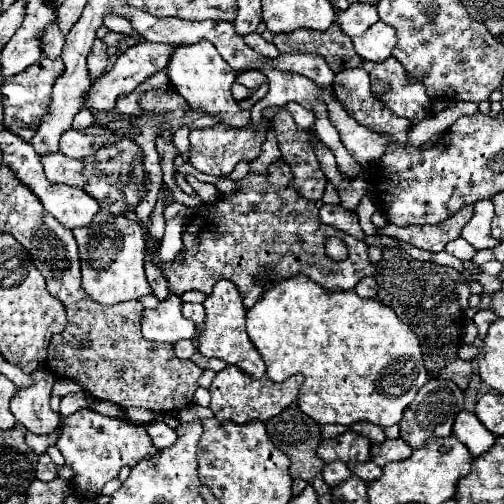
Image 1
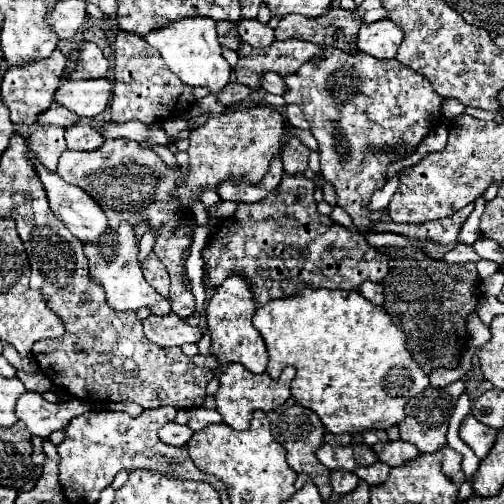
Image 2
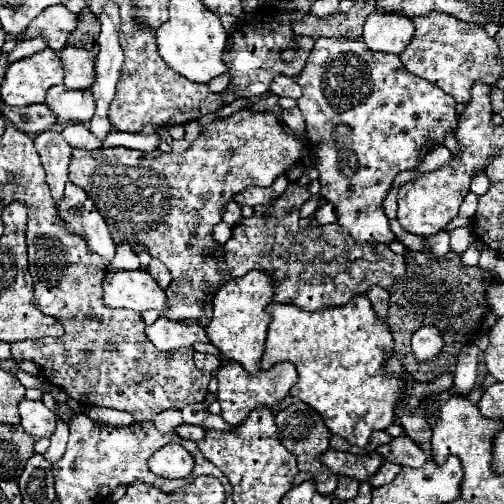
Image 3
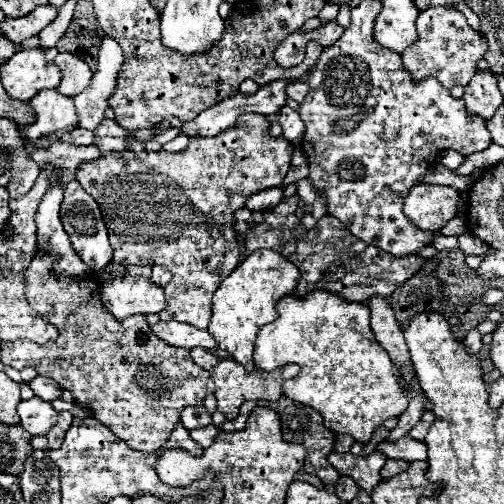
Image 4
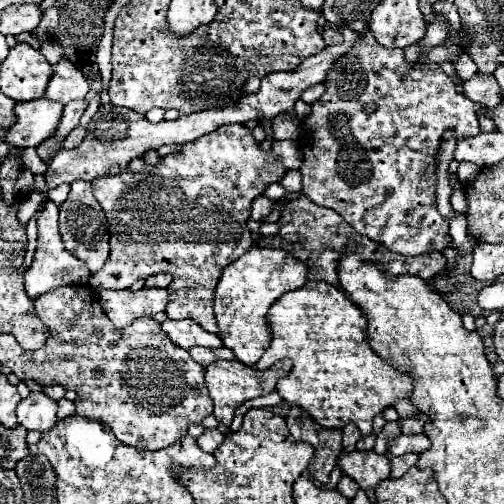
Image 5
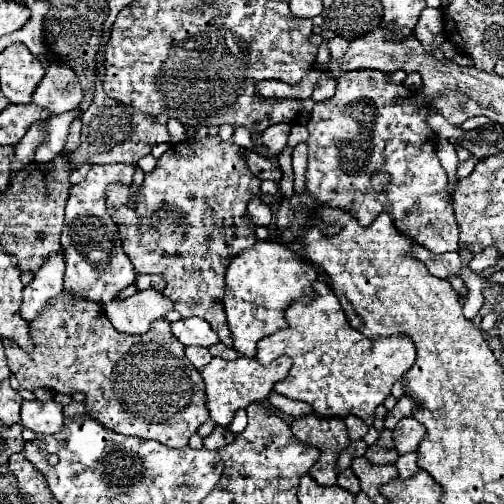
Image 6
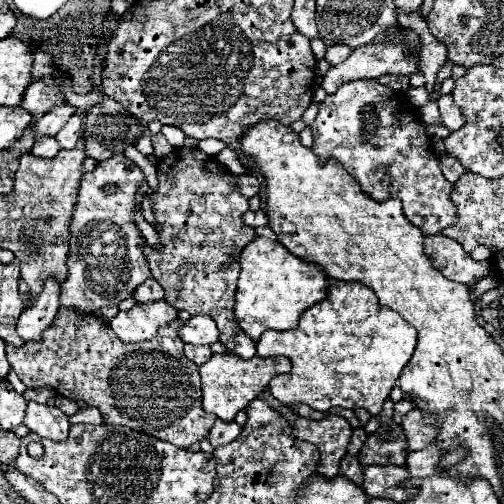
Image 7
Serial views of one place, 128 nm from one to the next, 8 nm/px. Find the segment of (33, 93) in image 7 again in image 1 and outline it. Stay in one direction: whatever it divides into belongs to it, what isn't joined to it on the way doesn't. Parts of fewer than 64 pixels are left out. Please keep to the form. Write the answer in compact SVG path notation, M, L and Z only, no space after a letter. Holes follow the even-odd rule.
M96 40L92 46L92 52L88 54L88 70L90 70L92 80L96 80L98 76L102 76L106 72L106 62L108 62L106 46L100 40Z

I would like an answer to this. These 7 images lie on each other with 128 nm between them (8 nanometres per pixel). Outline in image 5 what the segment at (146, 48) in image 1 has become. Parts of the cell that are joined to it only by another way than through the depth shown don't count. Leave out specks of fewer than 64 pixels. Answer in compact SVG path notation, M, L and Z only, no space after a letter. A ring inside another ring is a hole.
M48 98L18 102L14 108L16 122L12 124L12 128L6 128L4 142L20 148L38 146L40 142L54 134L62 108L64 106L60 102Z

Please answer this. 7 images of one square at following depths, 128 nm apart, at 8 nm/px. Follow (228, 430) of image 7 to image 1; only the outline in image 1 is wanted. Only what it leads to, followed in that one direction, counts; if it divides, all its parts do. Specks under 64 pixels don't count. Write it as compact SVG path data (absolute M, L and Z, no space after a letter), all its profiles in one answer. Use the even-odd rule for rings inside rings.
M162 422L148 424L148 434L150 434L154 446L160 448L160 450L170 448L176 442L176 430L170 428L168 424L162 424Z

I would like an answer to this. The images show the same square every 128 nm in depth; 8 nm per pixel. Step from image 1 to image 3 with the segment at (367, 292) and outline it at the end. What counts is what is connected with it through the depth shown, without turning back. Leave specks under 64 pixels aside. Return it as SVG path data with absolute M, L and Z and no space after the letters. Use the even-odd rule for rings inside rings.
M372 286L366 296L370 298L372 308L380 316L380 320L386 320L388 318L388 290L378 288L378 286Z

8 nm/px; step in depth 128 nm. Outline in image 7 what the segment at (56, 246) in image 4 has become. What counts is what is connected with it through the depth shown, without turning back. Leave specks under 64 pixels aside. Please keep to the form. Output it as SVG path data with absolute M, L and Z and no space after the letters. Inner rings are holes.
M48 278L44 284L44 290L40 292L40 296L36 298L34 306L26 308L20 314L18 320L18 336L24 342L32 342L32 340L40 340L44 328L52 326L56 312L58 312L58 296L60 296L60 286L56 284L54 278Z

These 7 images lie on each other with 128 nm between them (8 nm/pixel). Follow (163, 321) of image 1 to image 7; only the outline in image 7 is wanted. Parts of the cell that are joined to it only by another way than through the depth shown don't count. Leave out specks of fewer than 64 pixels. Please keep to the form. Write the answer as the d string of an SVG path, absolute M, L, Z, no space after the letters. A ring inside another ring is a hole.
M196 314L192 316L182 328L180 328L180 338L186 344L214 344L218 342L218 328L216 322L210 316Z

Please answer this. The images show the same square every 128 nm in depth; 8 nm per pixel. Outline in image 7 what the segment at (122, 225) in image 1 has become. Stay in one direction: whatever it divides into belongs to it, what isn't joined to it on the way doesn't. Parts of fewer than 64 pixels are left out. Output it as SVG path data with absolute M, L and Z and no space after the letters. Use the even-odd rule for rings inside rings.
M152 302L152 304L136 304L128 312L118 312L116 318L110 320L110 328L116 336L126 342L142 342L156 336L158 328L170 324L178 316L178 310L172 308L168 302Z

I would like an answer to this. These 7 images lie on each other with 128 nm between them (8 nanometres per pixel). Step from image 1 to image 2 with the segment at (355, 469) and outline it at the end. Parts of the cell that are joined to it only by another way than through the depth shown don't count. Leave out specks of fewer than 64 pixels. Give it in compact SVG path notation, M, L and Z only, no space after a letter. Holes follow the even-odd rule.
M376 462L368 468L358 468L354 474L360 476L360 480L364 480L368 486L376 486L376 484L384 484L384 480L388 480L390 466L384 462Z

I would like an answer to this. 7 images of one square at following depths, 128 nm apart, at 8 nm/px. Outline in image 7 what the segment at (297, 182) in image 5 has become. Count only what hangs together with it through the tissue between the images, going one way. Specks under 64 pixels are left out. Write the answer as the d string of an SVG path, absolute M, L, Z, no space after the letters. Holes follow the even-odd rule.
M224 148L220 154L216 154L216 160L218 160L220 164L224 164L224 168L230 170L232 174L246 174L246 168L238 162L236 152L230 150L230 148Z

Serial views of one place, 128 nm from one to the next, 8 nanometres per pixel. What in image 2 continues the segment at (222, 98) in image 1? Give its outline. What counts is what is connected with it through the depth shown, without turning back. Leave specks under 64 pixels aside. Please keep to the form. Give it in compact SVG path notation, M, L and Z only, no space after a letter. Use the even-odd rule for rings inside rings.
M194 16L194 18L184 18L184 20L176 20L160 30L152 30L144 36L144 40L156 48L166 66L188 86L206 86L210 88L210 92L220 92L230 78L230 64L226 62L226 58L222 56L220 50L220 40L218 40L218 32L216 32L216 22L212 18L202 18L202 16Z

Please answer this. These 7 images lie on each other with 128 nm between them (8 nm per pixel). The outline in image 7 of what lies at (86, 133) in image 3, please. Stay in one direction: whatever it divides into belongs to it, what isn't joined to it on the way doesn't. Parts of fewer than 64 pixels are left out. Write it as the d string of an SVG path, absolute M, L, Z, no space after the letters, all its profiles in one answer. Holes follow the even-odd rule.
M74 114L54 138L58 140L58 144L60 144L62 148L72 150L72 148L76 146L76 142L78 142L80 134L82 134L82 118L80 118L78 114Z

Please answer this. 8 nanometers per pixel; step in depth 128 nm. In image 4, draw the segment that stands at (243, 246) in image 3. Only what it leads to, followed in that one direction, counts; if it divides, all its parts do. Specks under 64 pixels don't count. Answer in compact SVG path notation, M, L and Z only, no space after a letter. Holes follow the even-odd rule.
M297 194L288 200L284 198L276 208L264 210L262 224L250 222L250 232L246 234L246 254L252 254L256 248L270 248L300 268L302 282L298 282L294 290L296 296L304 296L312 290L328 290L352 302L366 302L372 296L388 298L404 280L408 280L408 276L414 276L426 264L426 258L418 254L396 258L376 246L356 240L352 232L340 228L340 222L334 216L320 218L316 226L308 230L296 214L300 203Z

